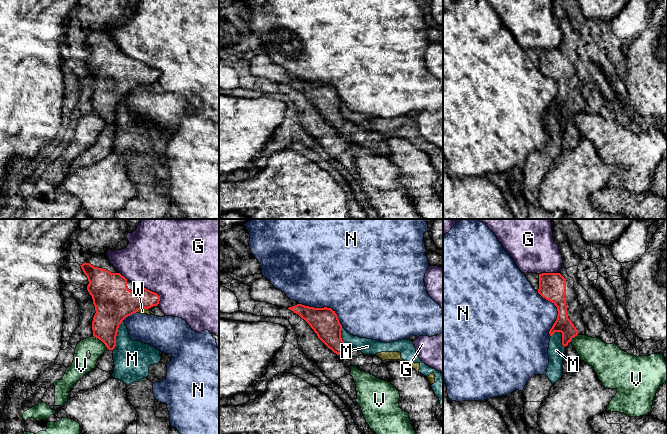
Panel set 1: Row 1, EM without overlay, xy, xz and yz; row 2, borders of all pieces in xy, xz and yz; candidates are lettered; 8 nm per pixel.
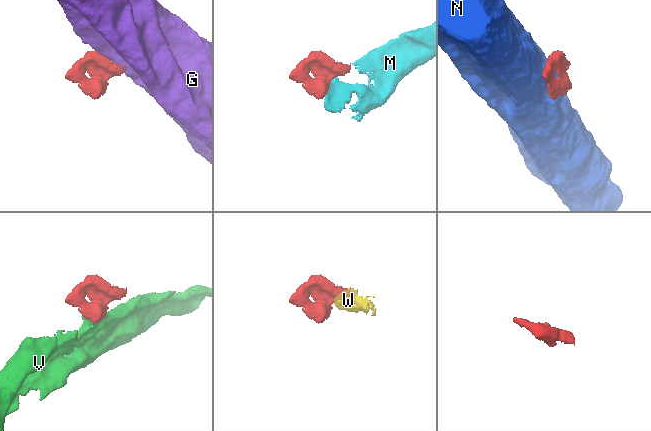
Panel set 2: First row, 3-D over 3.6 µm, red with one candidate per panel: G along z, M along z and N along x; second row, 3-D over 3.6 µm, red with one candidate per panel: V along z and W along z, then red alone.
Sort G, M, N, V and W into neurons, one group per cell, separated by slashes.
G / M W / N / V

